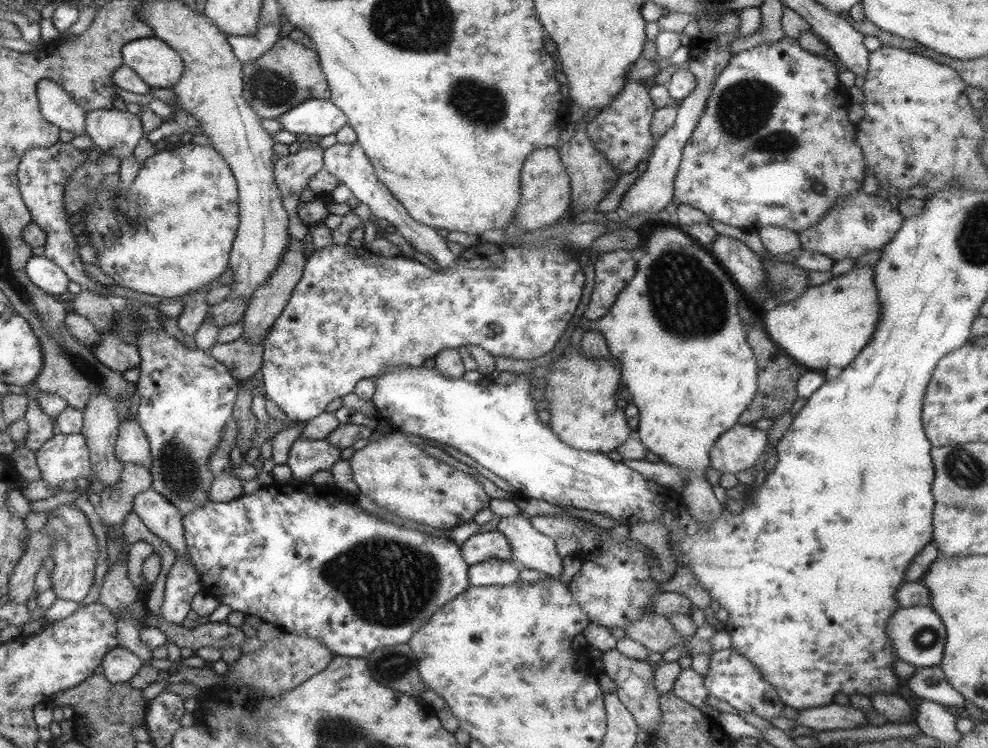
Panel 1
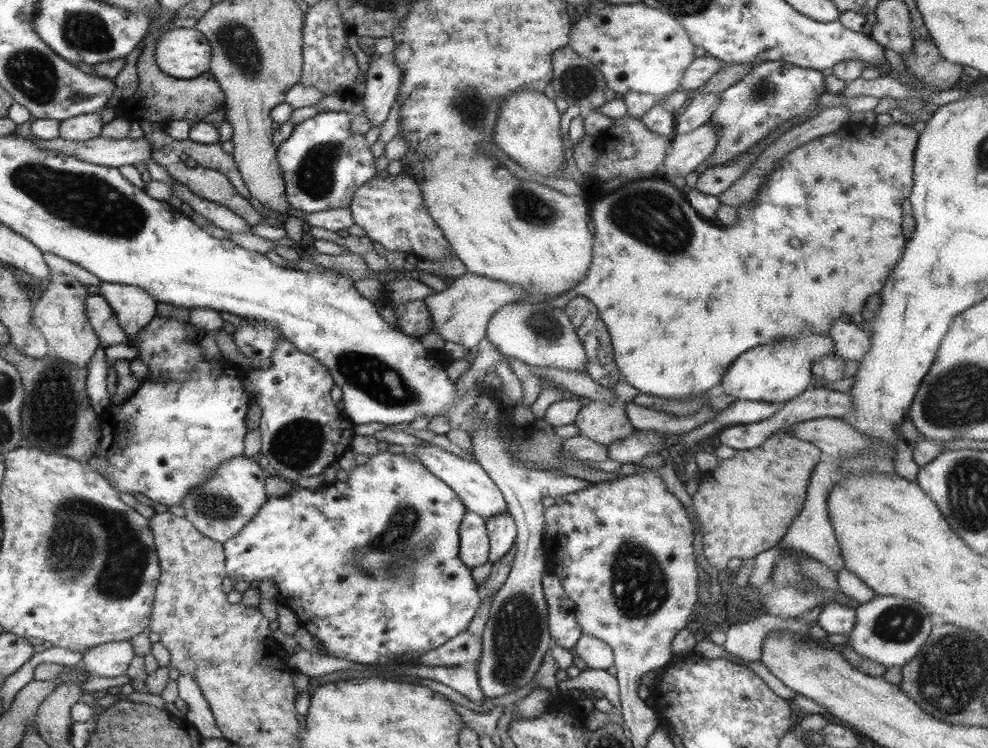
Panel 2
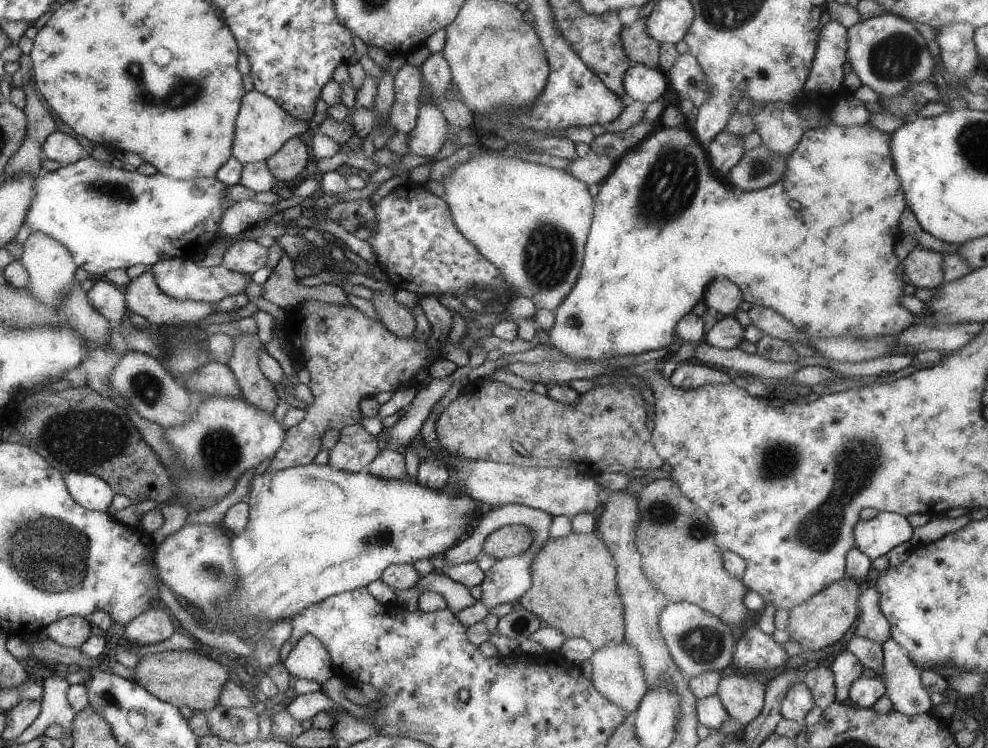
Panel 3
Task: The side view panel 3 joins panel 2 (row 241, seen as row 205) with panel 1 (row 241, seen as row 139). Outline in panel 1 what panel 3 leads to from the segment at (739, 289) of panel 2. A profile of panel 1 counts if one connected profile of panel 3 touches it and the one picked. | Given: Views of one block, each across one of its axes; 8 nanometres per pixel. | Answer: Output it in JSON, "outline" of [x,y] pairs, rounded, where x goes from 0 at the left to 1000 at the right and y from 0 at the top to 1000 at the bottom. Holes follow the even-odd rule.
{"outline":[[[869,251],[867,257],[863,257],[863,262],[855,265],[853,273],[843,275],[825,302],[819,302],[817,307],[809,310],[809,321],[811,321],[811,334],[831,337],[839,342],[843,350],[853,345],[867,348],[867,342],[880,334],[896,332],[912,302],[914,302],[914,289],[906,283],[900,270],[890,267],[888,262],[878,262]],[[669,299],[669,307],[661,307],[649,324],[653,340],[645,348],[643,369],[631,390],[627,390],[614,420],[600,430],[600,439],[612,449],[614,468],[629,487],[631,519],[637,521],[647,548],[647,570],[643,578],[649,594],[663,607],[669,620],[693,631],[689,666],[697,687],[716,703],[732,684],[732,674],[724,668],[722,650],[714,639],[720,623],[718,604],[724,588],[744,570],[760,540],[766,524],[766,479],[754,457],[756,447],[746,422],[746,388],[742,374],[738,374],[738,366],[728,356],[722,340],[710,332],[689,305],[677,299]]]}

